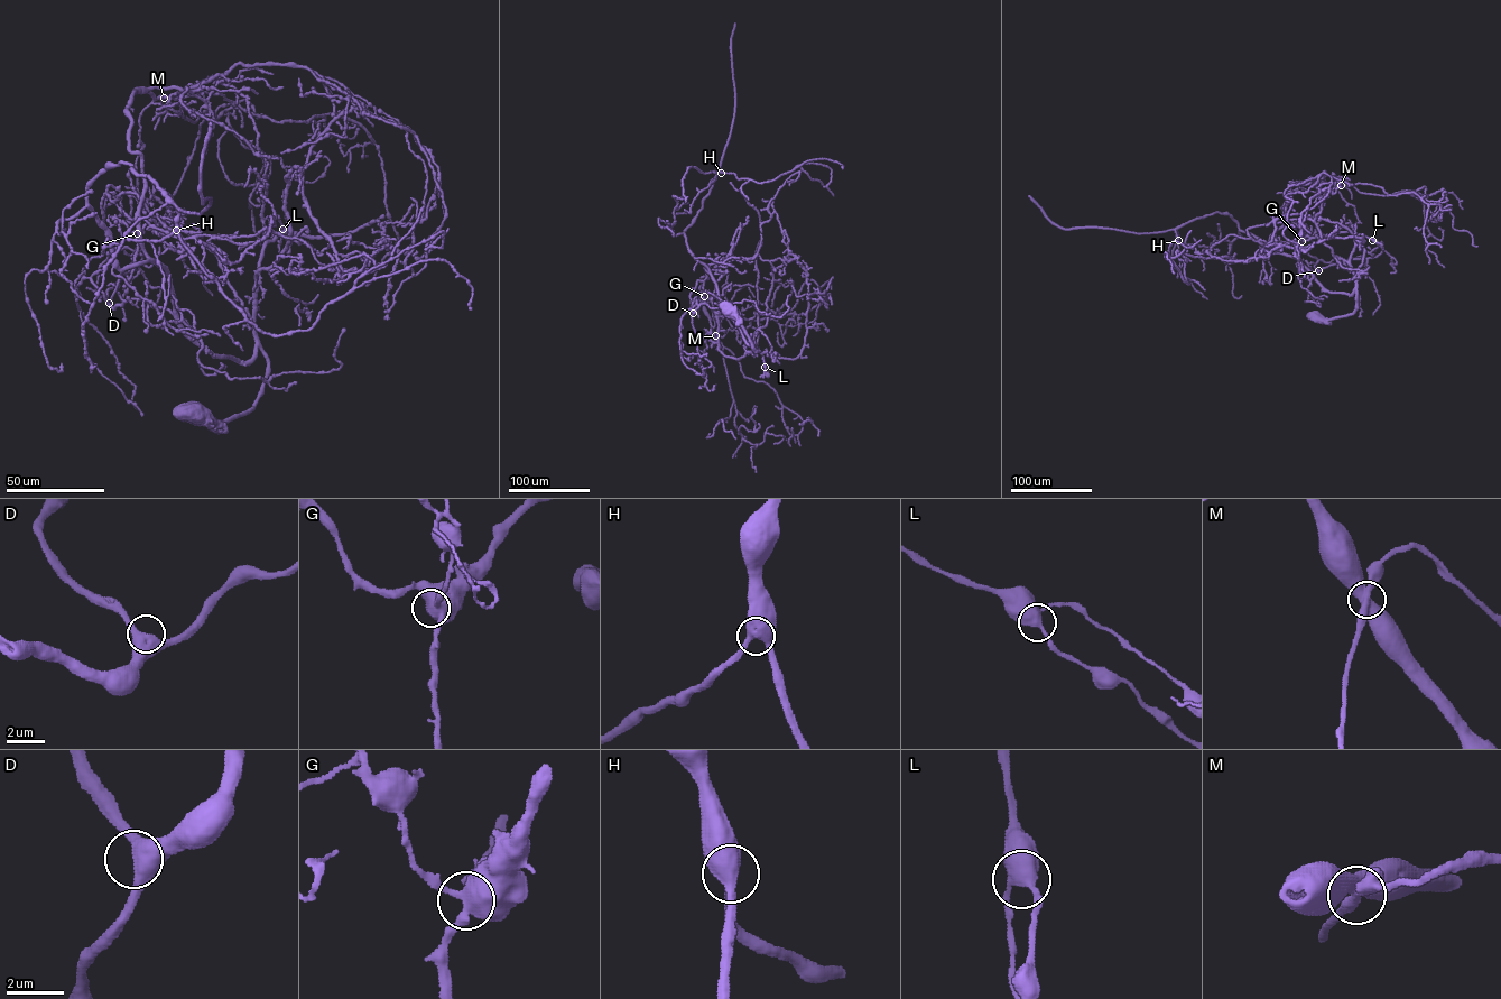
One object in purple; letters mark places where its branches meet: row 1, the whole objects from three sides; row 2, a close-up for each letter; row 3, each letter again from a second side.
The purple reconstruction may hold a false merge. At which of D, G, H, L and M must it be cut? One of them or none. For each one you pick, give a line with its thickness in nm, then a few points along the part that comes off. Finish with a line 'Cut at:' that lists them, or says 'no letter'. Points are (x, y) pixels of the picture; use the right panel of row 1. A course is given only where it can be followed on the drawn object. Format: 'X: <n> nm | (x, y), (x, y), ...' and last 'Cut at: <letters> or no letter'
Cut at: no letter

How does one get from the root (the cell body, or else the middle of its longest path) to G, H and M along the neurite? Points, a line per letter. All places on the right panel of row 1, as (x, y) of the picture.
G: (1316, 315), (1333, 320), (1353, 312), (1363, 248), (1350, 231), (1306, 236), (1302, 241)
H: (1316, 315), (1352, 314), (1356, 289), (1330, 293), (1295, 258), (1266, 256), (1229, 214), (1183, 224), (1178, 240)
M: (1316, 315), (1333, 320), (1355, 308), (1354, 236), (1322, 219), (1318, 205), (1334, 177), (1342, 185)

